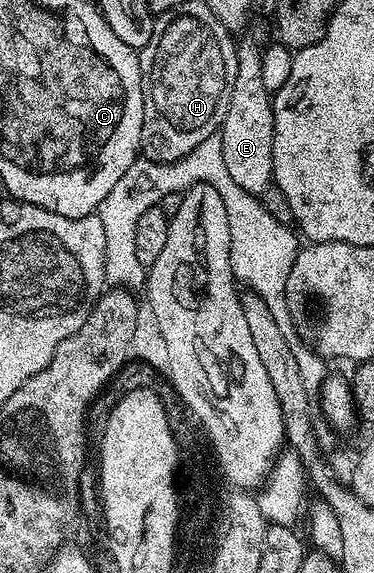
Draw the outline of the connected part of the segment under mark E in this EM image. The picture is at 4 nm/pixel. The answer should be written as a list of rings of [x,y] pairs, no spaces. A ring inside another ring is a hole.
[[[241,41],[238,48],[238,73],[230,95],[230,109],[220,129],[222,157],[228,174],[246,192],[261,194],[274,178],[274,101],[260,78],[263,45]]]

